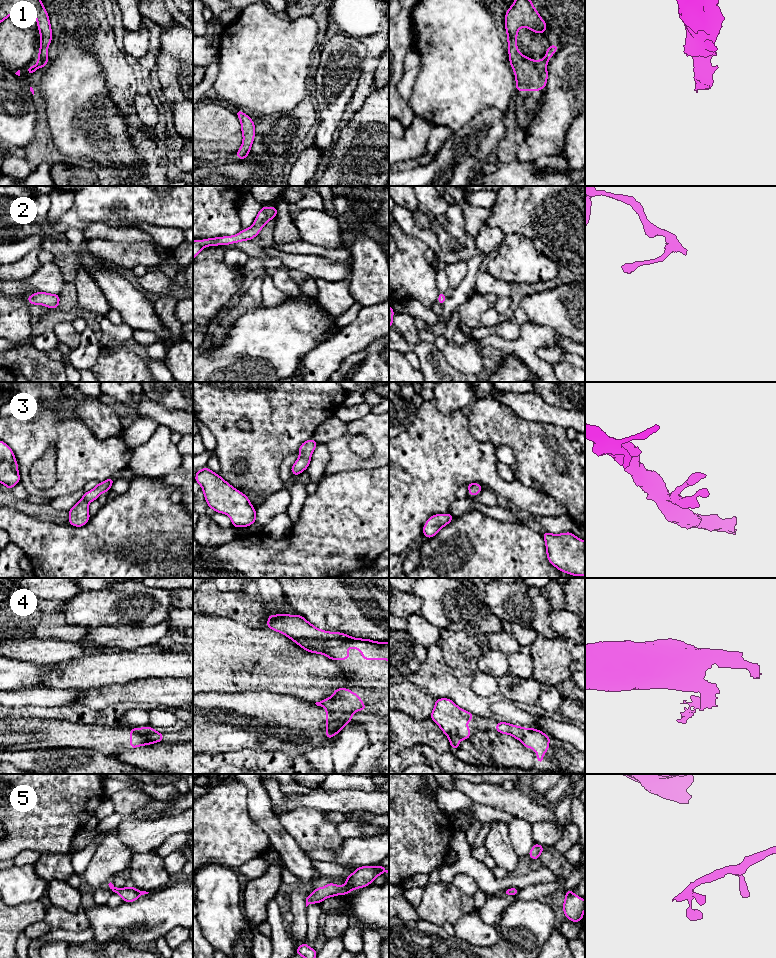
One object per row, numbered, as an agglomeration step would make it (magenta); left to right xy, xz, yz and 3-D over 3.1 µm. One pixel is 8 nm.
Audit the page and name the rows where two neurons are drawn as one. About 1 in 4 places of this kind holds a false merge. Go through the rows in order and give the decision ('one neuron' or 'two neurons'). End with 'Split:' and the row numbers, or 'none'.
1: one neuron
2: one neuron
3: one neuron
4: two neurons
5: one neuron
Split: 4

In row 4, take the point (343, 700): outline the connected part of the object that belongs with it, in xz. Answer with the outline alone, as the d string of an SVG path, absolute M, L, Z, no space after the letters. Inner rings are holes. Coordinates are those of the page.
M342 687L333 690L333 692L332 697L323 699L315 704L334 712L346 712L350 714L358 712L360 709L362 711L366 710L366 706L359 695L350 691L348 688Z

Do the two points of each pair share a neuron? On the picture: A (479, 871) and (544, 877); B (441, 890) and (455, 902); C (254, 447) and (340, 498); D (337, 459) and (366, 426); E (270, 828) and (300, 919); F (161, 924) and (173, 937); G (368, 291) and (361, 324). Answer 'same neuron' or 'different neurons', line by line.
A: same neuron
B: same neuron
C: different neurons
D: same neuron
E: same neuron
F: different neurons
G: different neurons

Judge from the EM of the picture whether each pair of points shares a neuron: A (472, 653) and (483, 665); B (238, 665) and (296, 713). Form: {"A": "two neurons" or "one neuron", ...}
{"A": "two neurons", "B": "two neurons"}

